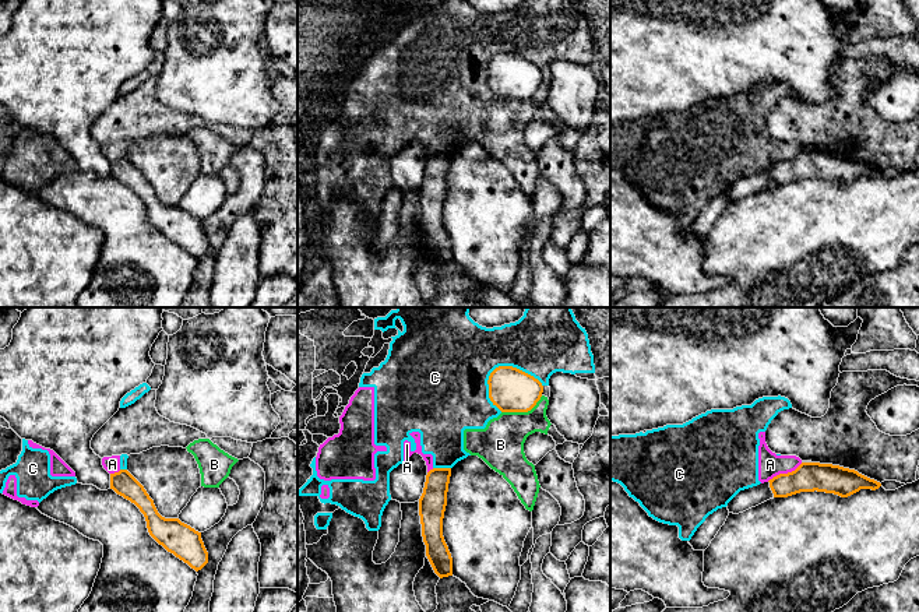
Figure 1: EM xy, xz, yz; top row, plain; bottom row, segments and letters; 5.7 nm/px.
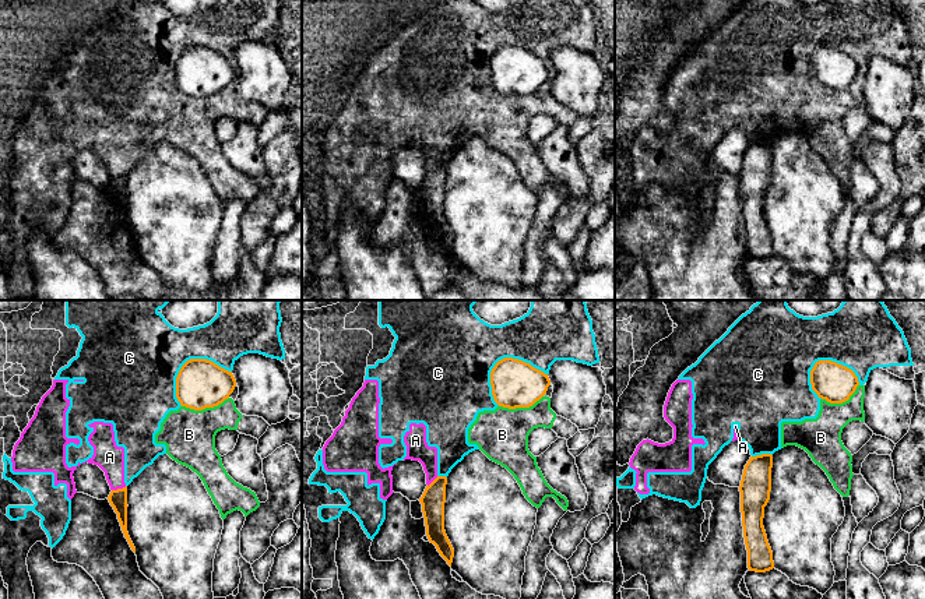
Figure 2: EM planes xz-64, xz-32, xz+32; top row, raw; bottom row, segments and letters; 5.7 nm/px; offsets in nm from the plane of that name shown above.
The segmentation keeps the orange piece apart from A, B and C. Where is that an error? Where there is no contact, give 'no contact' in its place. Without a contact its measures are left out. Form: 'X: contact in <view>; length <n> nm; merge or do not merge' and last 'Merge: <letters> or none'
A: contact in yz; length 240 nm; do not merge
B: contact in xz; length 260 nm; do not merge
C: contact in xz; length 340 nm; do not merge
Merge: none

